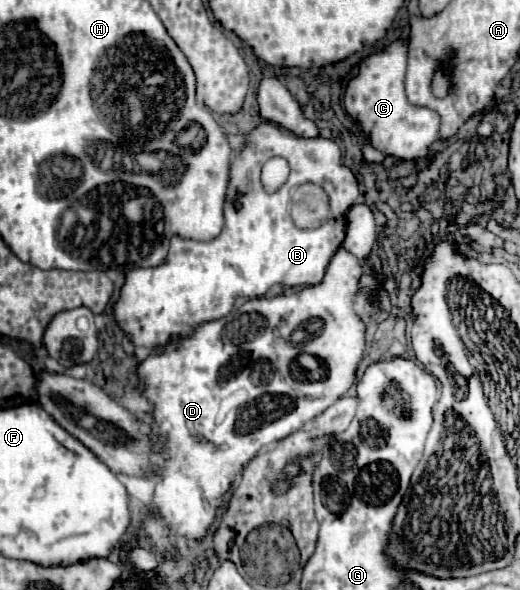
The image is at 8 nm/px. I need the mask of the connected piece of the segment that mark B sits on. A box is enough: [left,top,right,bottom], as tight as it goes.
[115,122,359,350]

